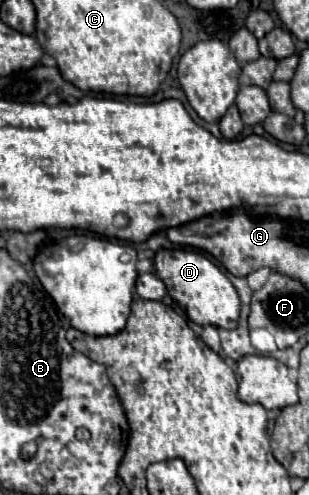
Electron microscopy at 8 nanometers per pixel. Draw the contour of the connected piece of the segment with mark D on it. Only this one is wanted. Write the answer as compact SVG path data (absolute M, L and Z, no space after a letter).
M193 249L160 250L154 258L154 268L156 268L156 276L166 284L166 290L168 290L170 298L186 312L190 322L194 322L198 326L210 324L214 328L226 328L226 330L234 330L238 326L238 318L240 318L238 292L234 290L232 282L202 252Z

